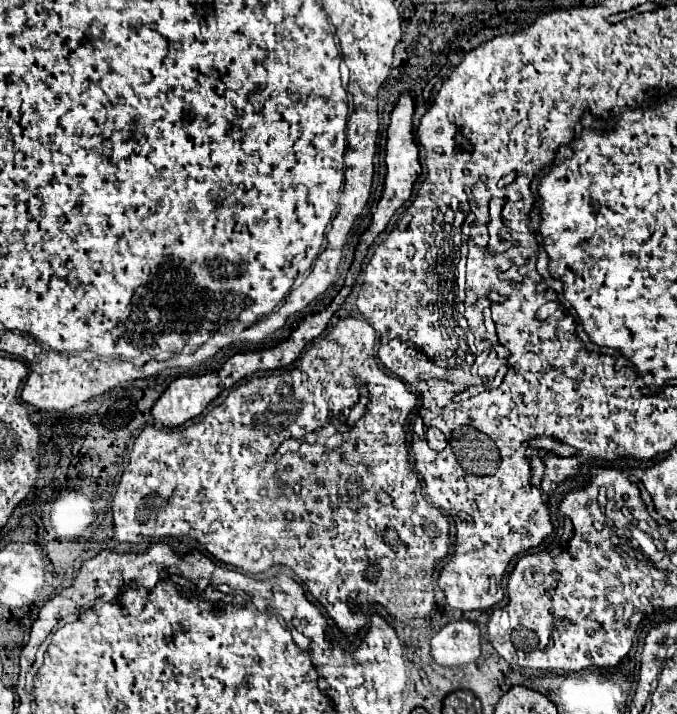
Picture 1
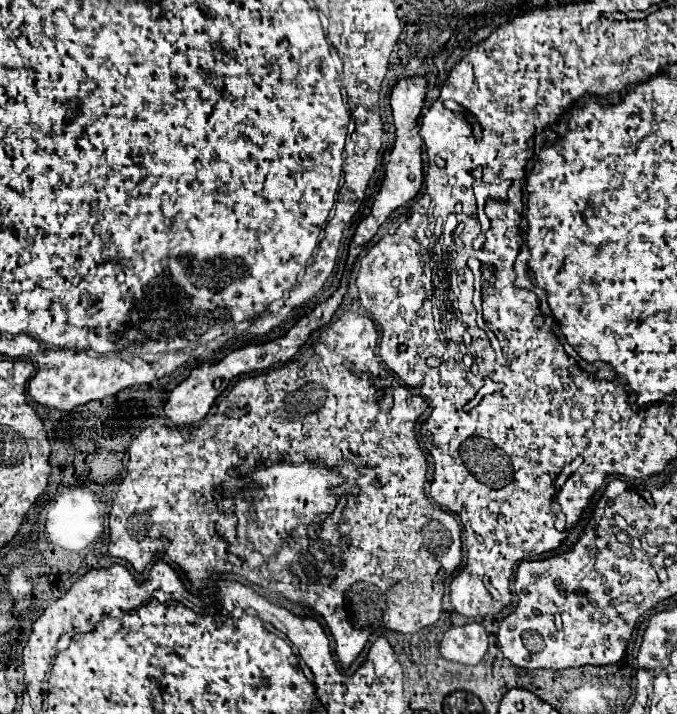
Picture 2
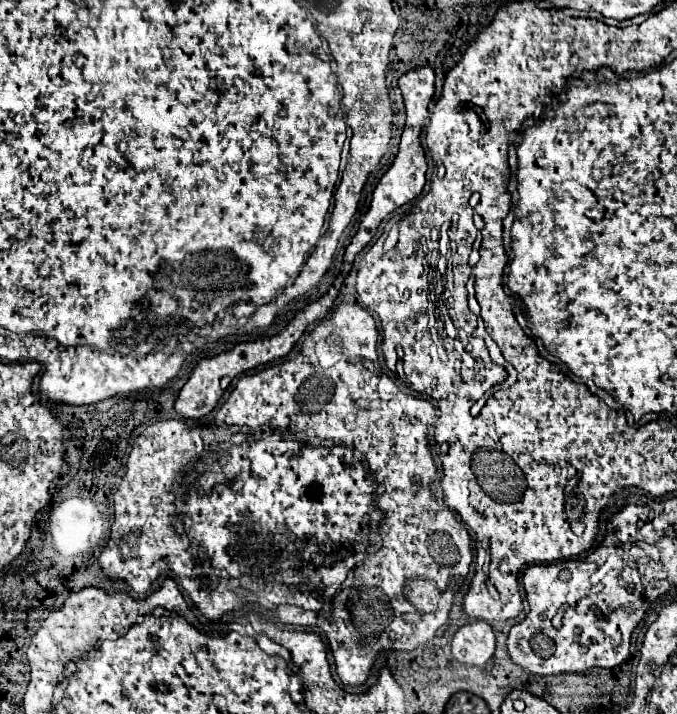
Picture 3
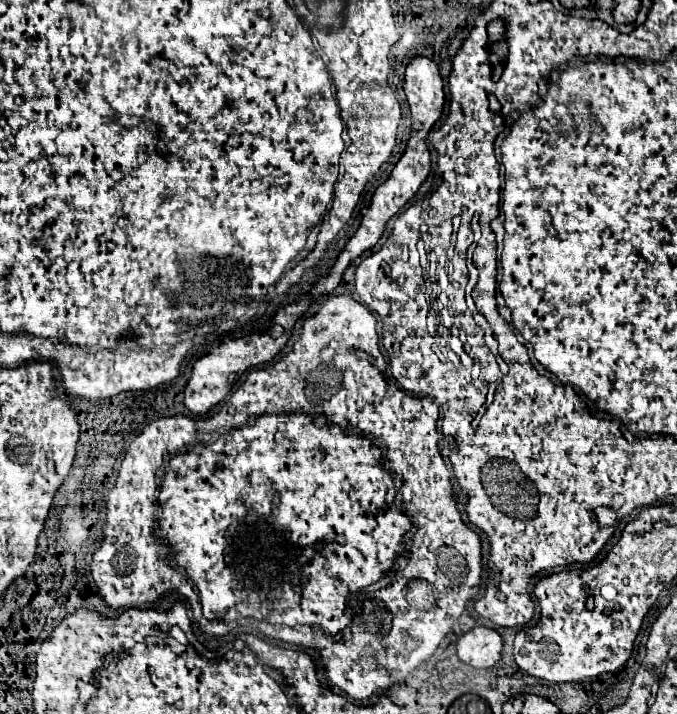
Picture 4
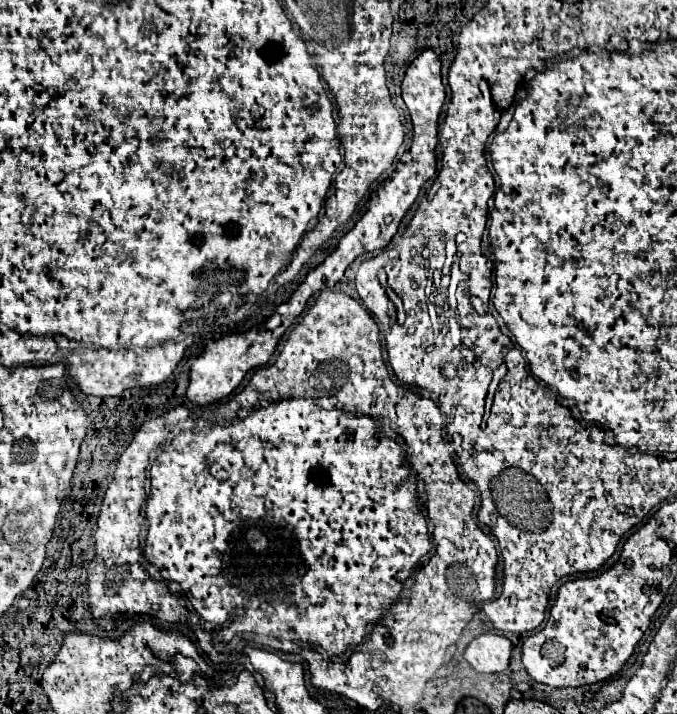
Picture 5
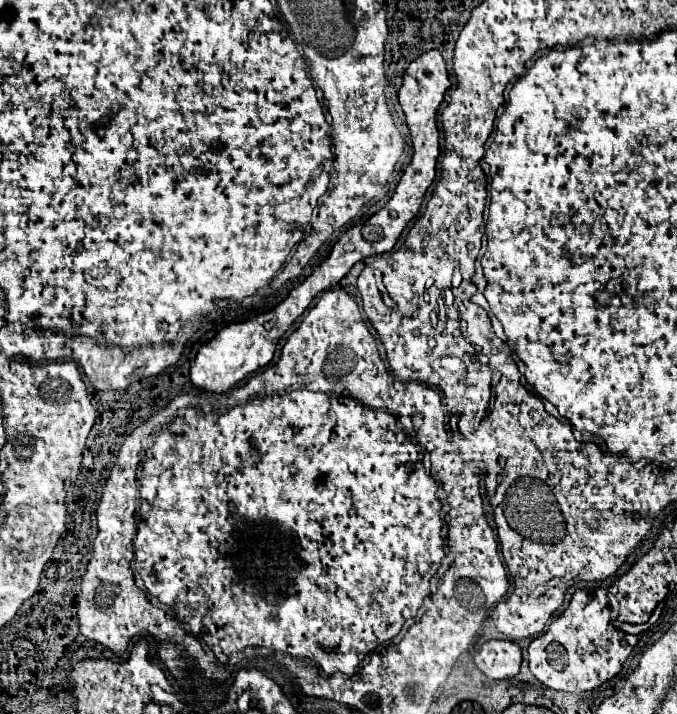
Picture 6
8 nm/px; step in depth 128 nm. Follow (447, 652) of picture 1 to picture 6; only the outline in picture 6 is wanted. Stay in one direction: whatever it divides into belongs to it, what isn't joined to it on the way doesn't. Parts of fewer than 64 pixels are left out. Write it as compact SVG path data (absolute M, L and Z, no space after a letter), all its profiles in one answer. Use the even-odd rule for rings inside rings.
M488 640L474 654L474 664L494 680L516 676L520 670L520 662L520 646L512 640Z

